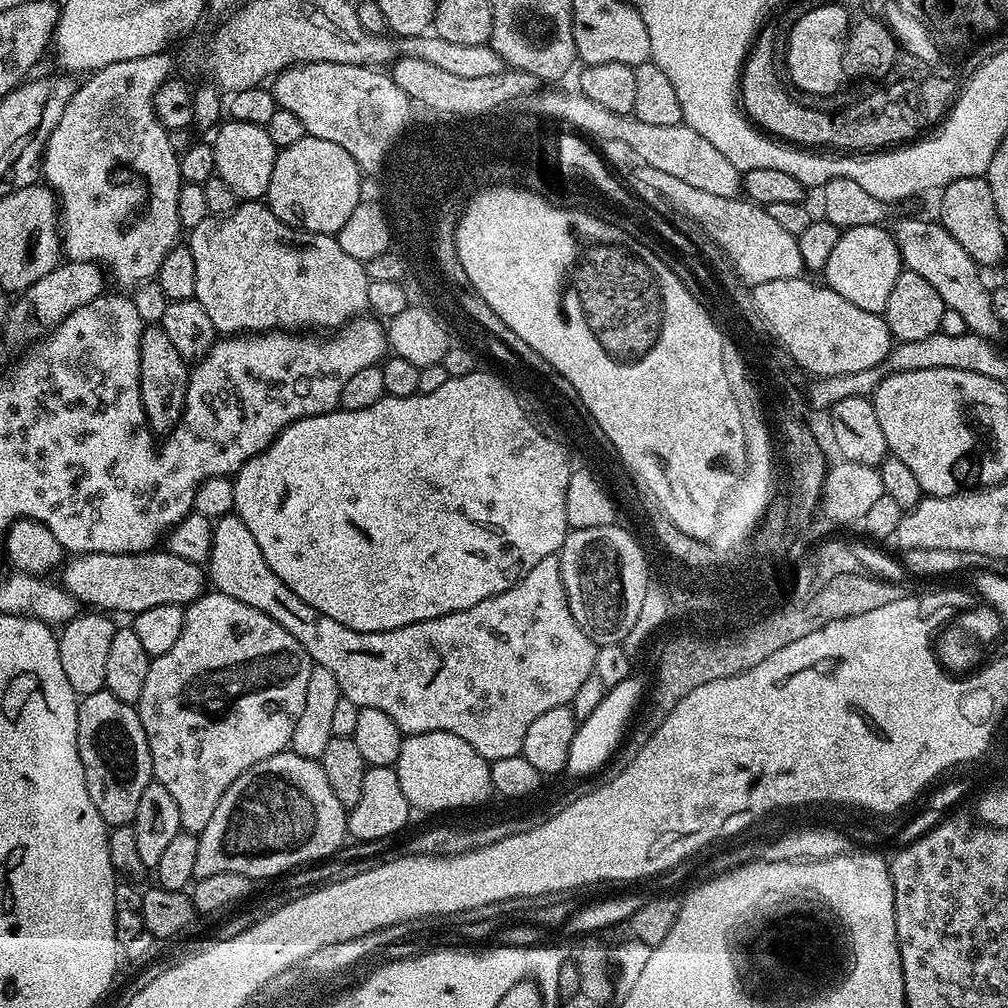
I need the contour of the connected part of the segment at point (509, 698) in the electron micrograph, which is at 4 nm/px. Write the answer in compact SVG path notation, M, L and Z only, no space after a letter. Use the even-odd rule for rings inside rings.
M235 514L223 516L222 519L213 523L212 549L206 565L206 576L215 591L226 594L230 598L238 598L238 602L246 602L246 606L254 606L258 610L262 610L262 614L270 614L270 618L274 618L274 622L278 622L278 626L282 626L282 630L294 634L294 638L298 638L298 642L304 647L308 657L312 659L313 665L330 670L330 674L334 674L334 682L338 682L343 699L354 702L360 709L382 710L382 714L394 718L394 726L398 726L401 733L409 736L427 732L458 734L458 738L462 738L462 742L474 746L474 750L478 750L480 757L489 762L498 758L514 758L520 755L522 738L526 738L526 730L533 724L534 718L546 714L546 710L571 705L574 694L578 694L582 682L586 682L586 678L593 676L596 670L598 645L586 634L582 634L582 626L578 626L578 622L574 622L574 614L570 614L570 602L566 598L566 586L562 582L559 555L542 558L542 562L538 562L538 566L534 566L534 570L530 570L518 583L510 586L510 590L486 598L482 602L478 602L478 606L470 606L461 612L414 622L410 626L402 626L389 632L350 630L346 626L342 626L342 622L334 622L334 618L326 618L326 614L322 614L318 610L314 610L314 606L302 602L302 598L298 598L298 594L294 594L294 590L290 590L290 586L286 586L286 582L282 582L282 578L278 578L272 573L270 566L266 566L266 558L262 558L262 550L258 550L258 542L254 542L254 534L250 534L250 530L246 530L246 522L242 522Z

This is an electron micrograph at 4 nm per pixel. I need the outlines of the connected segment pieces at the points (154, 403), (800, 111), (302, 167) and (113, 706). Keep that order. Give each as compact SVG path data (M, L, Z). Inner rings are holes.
M148 326L143 330L145 332L140 336L140 349L134 352L134 367L140 371L140 401L144 419L148 421L148 427L153 433L167 434L184 413L190 364L182 358L182 354L178 354L170 338L166 338L159 326Z
M761 31L753 41L741 69L741 105L745 115L765 133L782 142L807 148L828 148L836 140L836 128L839 120L830 120L828 116L816 116L816 112L804 111L804 108L792 104L776 84L774 67L770 63L769 35Z
M305 134L298 138L298 142L277 151L274 170L270 173L266 203L282 223L292 228L301 228L303 232L331 236L340 232L346 218L350 218L350 210L354 210L354 206L360 204L362 199L360 179L362 179L360 168L354 162L354 158L350 158L350 154L342 150L342 146L337 146L335 142L326 142L326 138Z
M106 690L83 697L78 703L78 758L82 758L90 802L94 802L94 810L102 814L105 824L112 828L132 824L138 814L138 802L142 802L146 786L154 780L150 746L146 742L146 730L142 730L139 711Z

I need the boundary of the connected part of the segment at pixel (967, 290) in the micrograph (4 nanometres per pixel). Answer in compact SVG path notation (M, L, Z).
M912 216L898 221L891 234L900 251L901 265L907 271L926 278L926 282L938 290L938 298L942 298L944 307L962 314L968 331L989 338L999 337L1002 321L998 314L994 314L992 294L989 285L984 285L981 265L976 264L966 250L962 250L954 234L950 234L935 219L915 220Z

